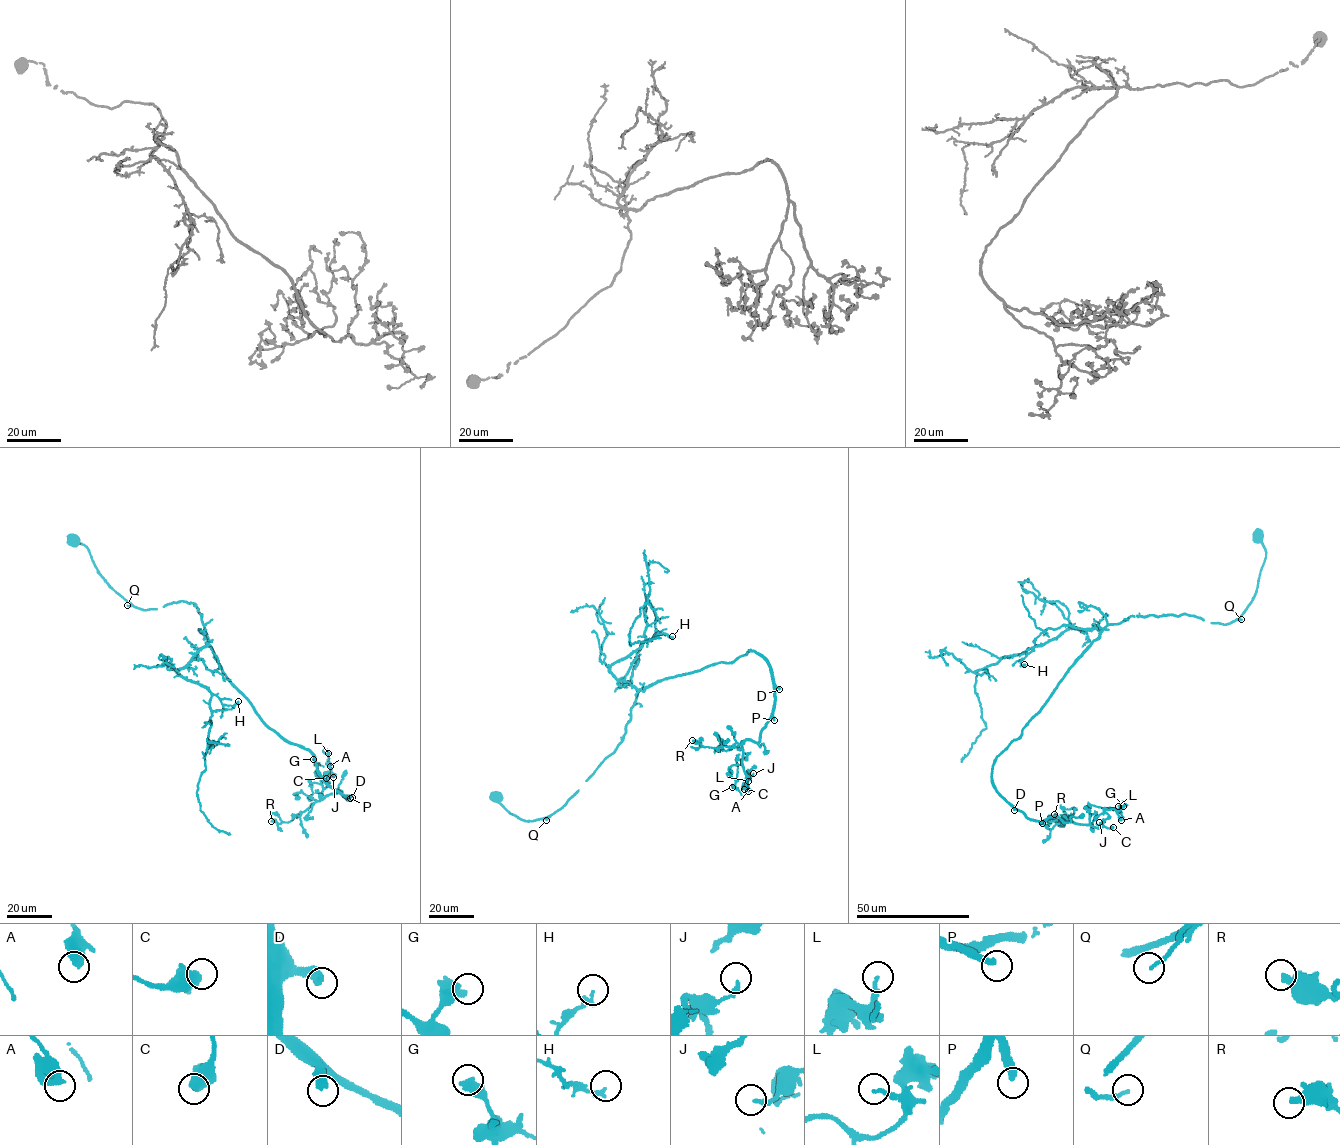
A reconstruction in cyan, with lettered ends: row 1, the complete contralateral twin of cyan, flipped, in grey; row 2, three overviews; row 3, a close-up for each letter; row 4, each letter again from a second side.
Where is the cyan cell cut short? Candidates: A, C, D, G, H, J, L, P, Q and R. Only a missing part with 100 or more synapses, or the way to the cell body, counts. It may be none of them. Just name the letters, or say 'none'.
D, P

